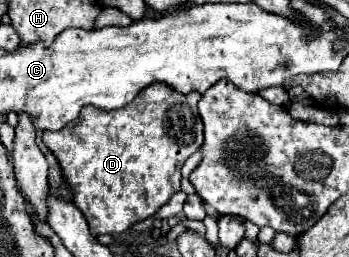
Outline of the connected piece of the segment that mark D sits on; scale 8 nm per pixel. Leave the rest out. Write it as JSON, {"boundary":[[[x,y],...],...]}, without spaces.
{"boundary":[[[151,84],[139,92],[127,108],[119,108],[119,112],[103,112],[101,108],[87,106],[75,124],[67,124],[67,128],[59,132],[43,132],[43,144],[55,154],[63,180],[73,194],[73,204],[87,218],[93,236],[129,230],[133,224],[155,216],[159,208],[181,190],[181,166],[203,144],[203,122],[197,112],[199,98],[199,92],[185,96],[169,86]]]}

